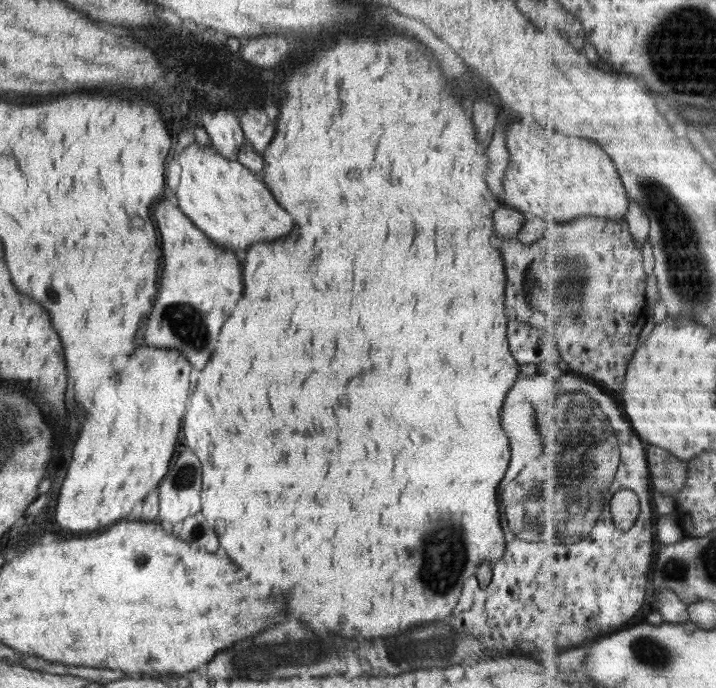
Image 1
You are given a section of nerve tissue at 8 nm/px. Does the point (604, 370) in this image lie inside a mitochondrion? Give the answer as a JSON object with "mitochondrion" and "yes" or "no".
{"mitochondrion":"no"}

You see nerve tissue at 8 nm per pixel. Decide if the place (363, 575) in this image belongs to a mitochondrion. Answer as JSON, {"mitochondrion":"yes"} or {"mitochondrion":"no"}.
{"mitochondrion":"no"}

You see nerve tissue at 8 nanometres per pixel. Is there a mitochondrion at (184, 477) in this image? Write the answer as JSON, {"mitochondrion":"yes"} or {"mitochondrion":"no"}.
{"mitochondrion":"yes"}

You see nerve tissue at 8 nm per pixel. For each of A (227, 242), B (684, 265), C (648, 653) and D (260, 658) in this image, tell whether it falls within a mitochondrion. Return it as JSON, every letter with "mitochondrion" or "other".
{"A":"other","B":"mitochondrion","C":"mitochondrion","D":"mitochondrion"}

